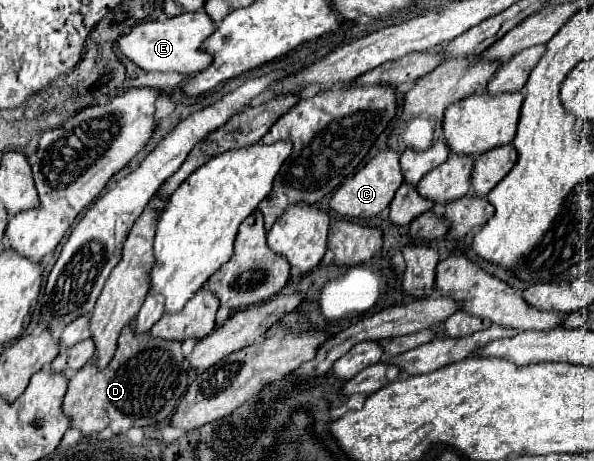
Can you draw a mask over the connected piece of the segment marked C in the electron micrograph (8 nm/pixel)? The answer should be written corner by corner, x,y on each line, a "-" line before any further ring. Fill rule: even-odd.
384,149
374,159
370,159
366,167
360,169
352,179
348,179
338,187
338,191
330,201
330,209
336,211
340,217
348,217
354,221
368,221
370,217
378,215
392,203
394,193
402,183
404,181
402,181
402,169
400,169
400,153
394,149

